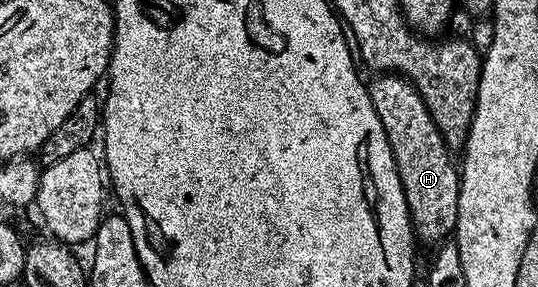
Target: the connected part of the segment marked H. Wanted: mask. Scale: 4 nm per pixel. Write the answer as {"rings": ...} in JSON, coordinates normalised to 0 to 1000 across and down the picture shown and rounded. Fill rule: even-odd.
{"rings":[[[699,258],[690,272],[693,279],[684,293],[684,324],[732,537],[740,620],[755,676],[768,812],[779,833],[783,822],[788,836],[823,840],[846,812],[851,774],[855,606],[849,561],[848,571],[840,561],[842,533],[799,397],[796,359],[755,268]]]}

